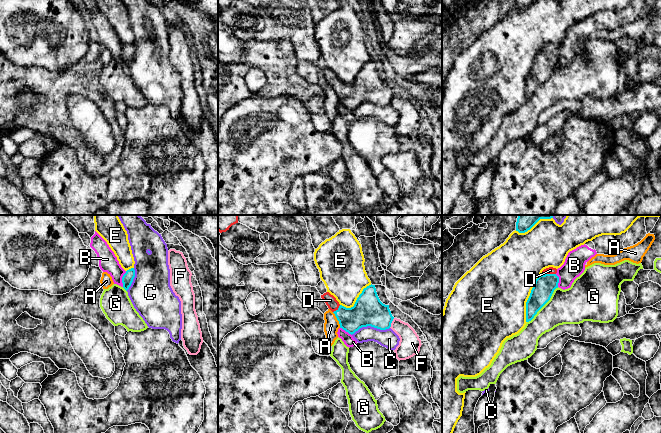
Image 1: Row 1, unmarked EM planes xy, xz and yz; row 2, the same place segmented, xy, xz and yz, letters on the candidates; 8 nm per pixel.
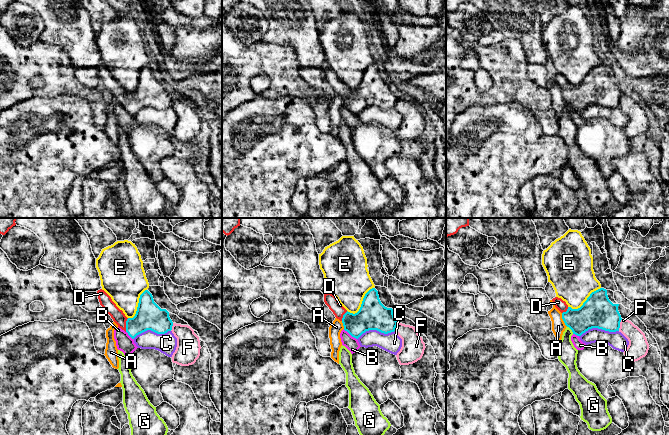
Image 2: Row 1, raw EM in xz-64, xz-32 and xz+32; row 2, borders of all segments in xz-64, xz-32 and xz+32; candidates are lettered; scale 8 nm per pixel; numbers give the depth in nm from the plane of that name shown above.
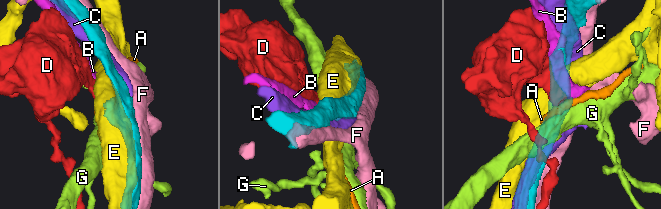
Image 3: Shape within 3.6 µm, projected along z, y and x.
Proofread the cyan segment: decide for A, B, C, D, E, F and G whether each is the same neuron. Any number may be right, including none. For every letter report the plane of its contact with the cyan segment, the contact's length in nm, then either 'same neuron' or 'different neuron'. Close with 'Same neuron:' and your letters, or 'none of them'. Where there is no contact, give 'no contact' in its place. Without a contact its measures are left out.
A: xz | 140 nm | different neuron
B: xy | 130 nm | different neuron
C: xz | 320 nm | different neuron
D: yz | 120 nm | same neuron
E: yz | 400 nm | different neuron
F: xz | 90 nm | different neuron
G: yz | 380 nm | different neuron
Same neuron: D

